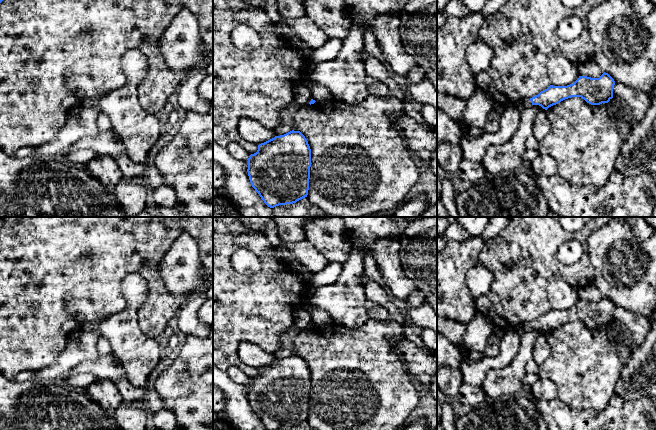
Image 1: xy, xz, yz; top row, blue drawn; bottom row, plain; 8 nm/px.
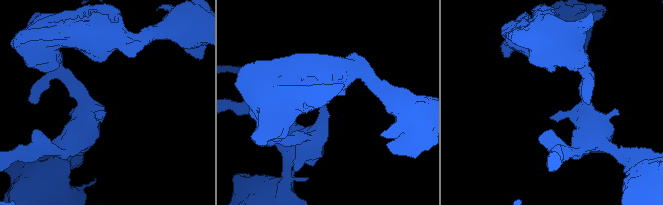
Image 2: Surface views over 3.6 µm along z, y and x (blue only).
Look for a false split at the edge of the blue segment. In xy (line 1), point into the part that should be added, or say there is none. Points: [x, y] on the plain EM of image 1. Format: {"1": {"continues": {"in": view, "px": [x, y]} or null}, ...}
{"1": {"continues": null}}

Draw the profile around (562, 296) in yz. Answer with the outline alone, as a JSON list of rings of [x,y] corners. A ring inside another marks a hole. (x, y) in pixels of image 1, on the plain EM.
[[[553,275],[547,284],[550,309],[567,310],[579,302],[577,288],[569,285],[564,277]]]

